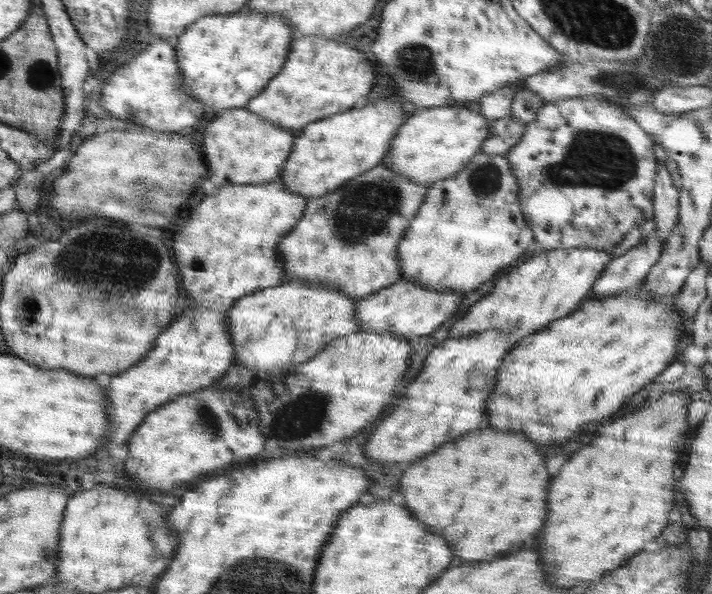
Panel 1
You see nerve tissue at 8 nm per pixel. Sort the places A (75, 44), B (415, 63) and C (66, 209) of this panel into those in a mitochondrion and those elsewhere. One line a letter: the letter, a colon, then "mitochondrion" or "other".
A: other
B: mitochondrion
C: other

